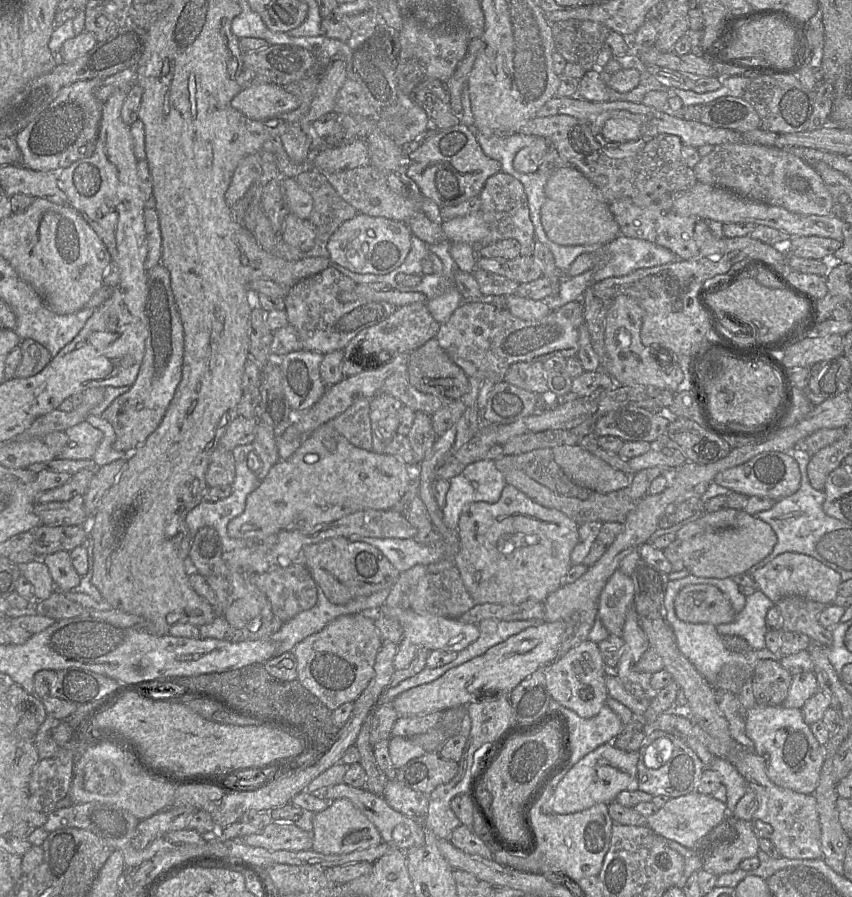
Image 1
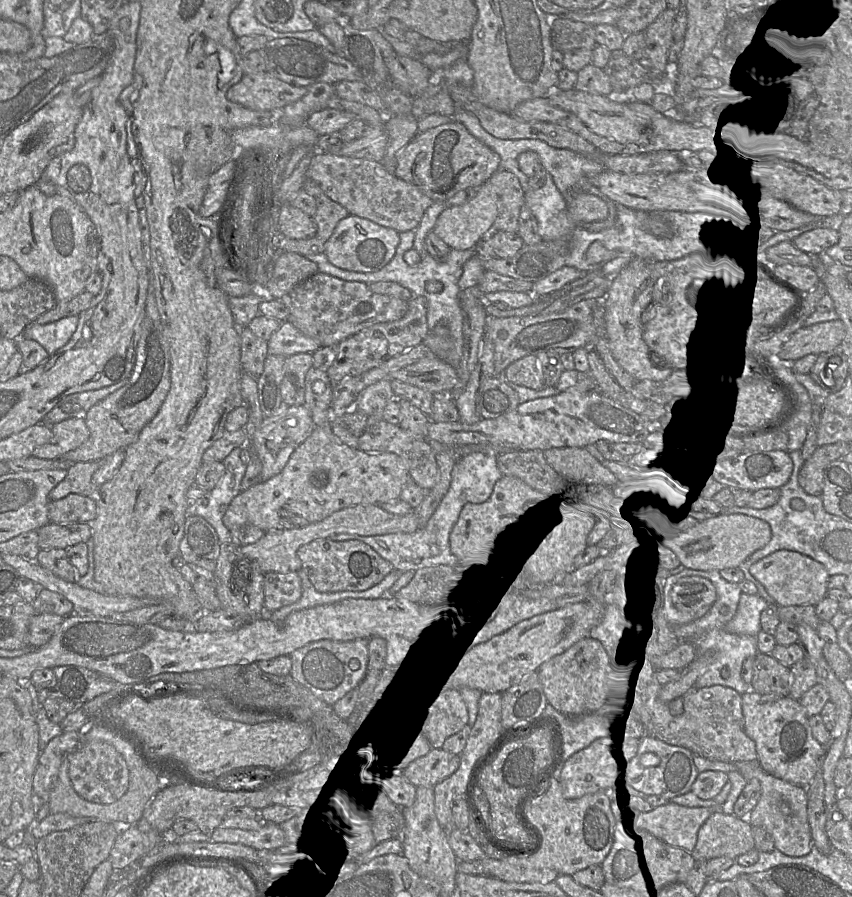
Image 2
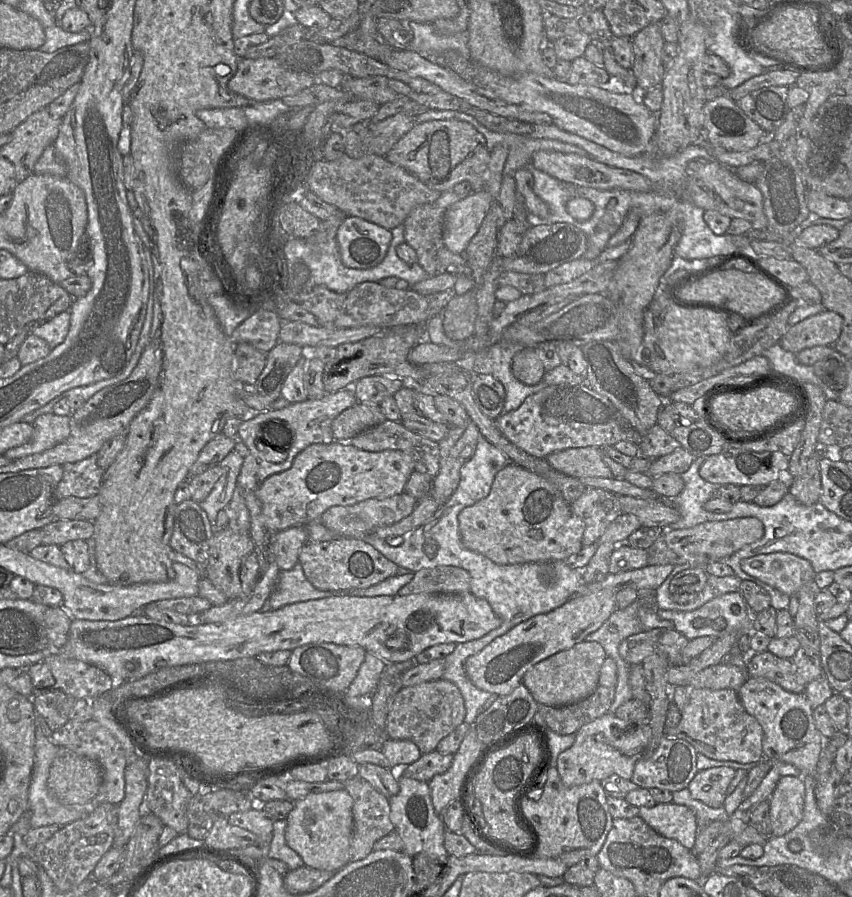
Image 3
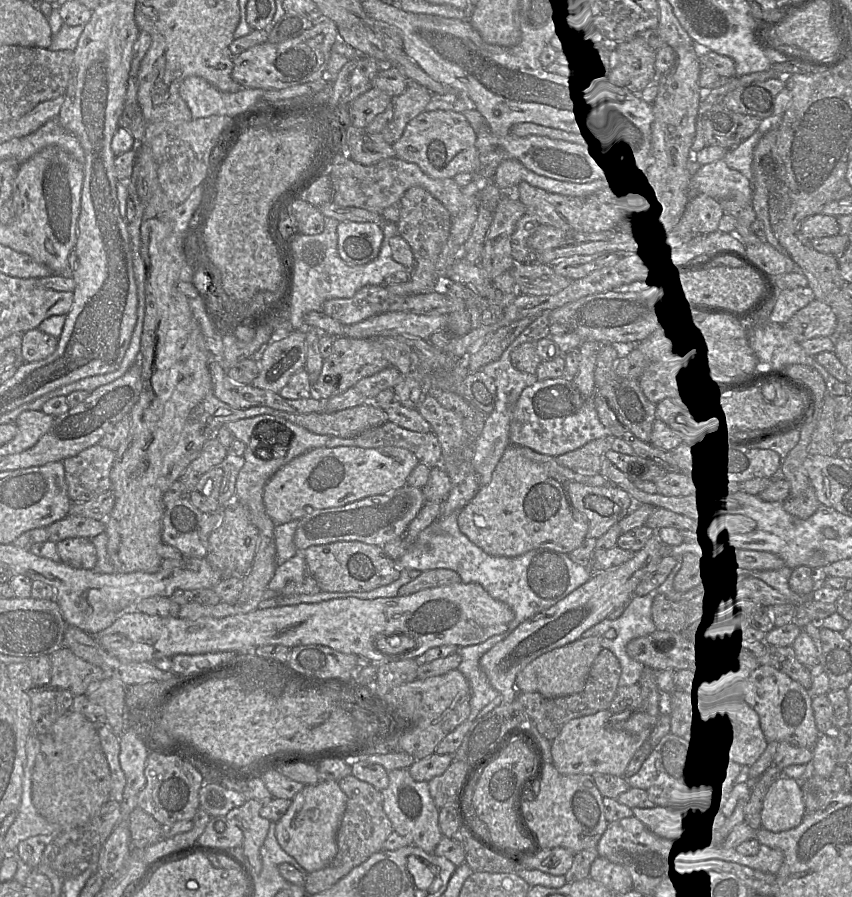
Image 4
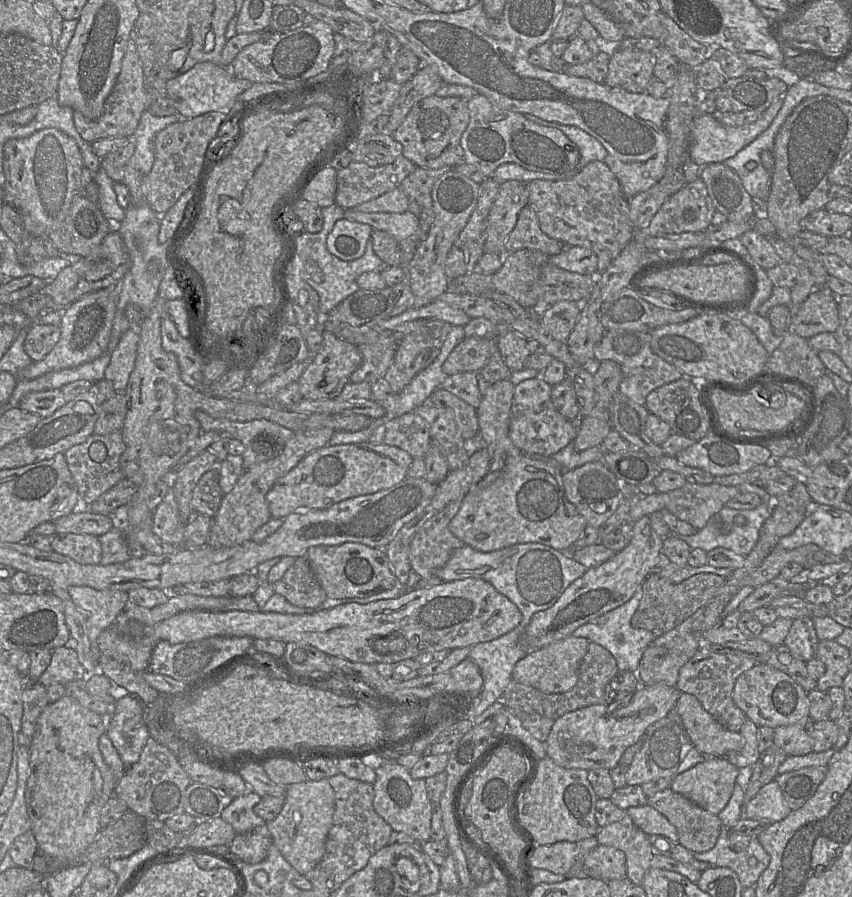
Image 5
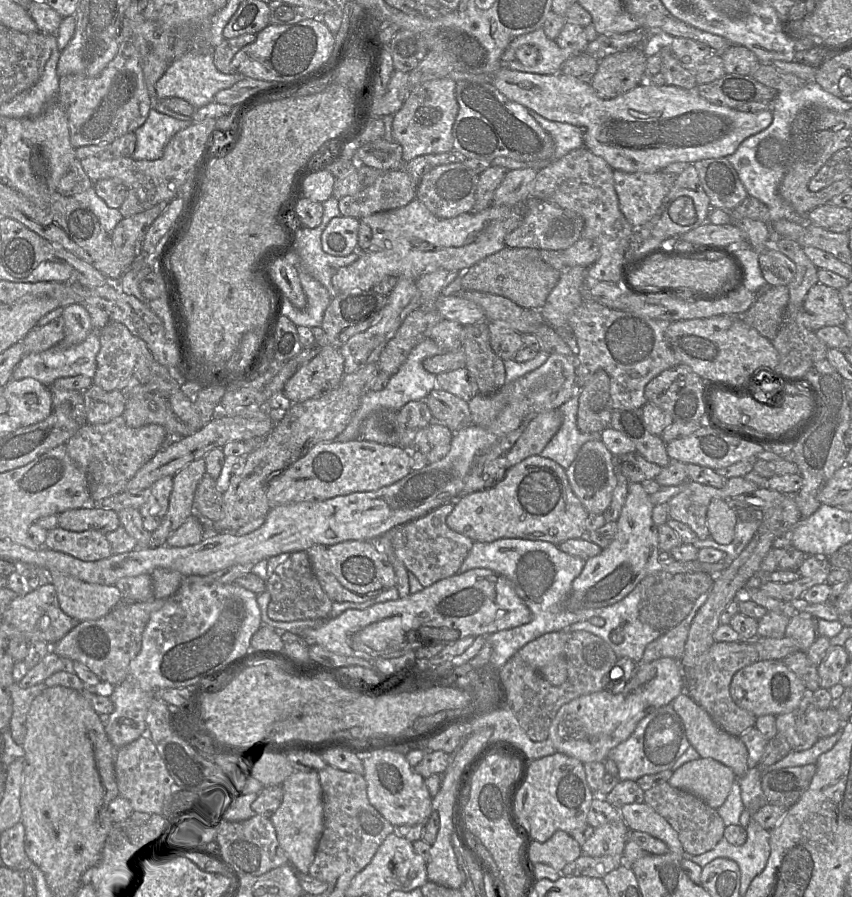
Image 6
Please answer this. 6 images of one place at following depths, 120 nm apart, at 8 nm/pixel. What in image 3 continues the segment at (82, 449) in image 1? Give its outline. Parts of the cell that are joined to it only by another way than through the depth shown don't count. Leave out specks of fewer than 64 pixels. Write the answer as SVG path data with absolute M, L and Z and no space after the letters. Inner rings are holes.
M42 414L32 423L34 432L29 441L8 449L3 456L10 461L41 453L63 442L70 434L70 415Z

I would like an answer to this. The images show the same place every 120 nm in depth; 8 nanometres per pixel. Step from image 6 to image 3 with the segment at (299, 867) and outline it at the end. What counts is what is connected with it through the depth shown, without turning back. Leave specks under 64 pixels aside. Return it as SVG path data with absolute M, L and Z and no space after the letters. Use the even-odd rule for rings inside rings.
M345 790L311 793L296 800L295 807L288 814L285 840L287 845L300 855L304 865L332 872L337 872L350 862L350 846L353 833L353 798Z

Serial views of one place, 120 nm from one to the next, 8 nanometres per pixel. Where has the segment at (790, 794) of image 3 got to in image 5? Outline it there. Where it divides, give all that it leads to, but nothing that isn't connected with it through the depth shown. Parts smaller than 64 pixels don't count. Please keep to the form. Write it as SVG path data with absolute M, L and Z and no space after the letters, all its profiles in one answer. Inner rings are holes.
M774 780L764 785L746 804L745 817L772 824L786 818L791 811L783 799L778 783Z

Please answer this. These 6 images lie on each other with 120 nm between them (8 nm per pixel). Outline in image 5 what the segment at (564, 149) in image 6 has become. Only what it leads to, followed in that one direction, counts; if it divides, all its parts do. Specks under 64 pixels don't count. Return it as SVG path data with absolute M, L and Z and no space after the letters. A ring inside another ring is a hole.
M525 114L527 120L536 124L556 128L565 134L578 148L580 159L578 170L592 161L604 162L607 156L605 147L593 136L576 126L562 125L557 122L549 122L532 114Z

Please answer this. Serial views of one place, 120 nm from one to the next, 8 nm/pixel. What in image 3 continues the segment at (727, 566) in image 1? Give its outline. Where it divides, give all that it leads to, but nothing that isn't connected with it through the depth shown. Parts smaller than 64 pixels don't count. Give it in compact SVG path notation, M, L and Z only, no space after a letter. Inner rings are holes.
M739 517L722 521L709 521L686 529L665 529L664 537L667 546L673 550L678 557L677 564L695 563L705 565L710 561L720 561L728 558L751 544L764 535L763 523L756 517Z

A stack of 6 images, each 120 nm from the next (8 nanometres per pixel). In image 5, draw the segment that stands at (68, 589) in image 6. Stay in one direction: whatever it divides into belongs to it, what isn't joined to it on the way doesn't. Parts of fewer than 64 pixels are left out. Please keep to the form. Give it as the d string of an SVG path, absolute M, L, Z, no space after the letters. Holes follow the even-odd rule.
M72 586L68 592L74 604L87 617L91 654L98 667L100 658L98 637L122 617L129 605L128 592L102 591L88 586Z

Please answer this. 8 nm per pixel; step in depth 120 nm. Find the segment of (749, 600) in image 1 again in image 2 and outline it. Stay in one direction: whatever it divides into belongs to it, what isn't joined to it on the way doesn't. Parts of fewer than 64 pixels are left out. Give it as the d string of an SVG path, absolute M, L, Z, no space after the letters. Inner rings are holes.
M741 593L737 611L726 624L725 630L732 634L756 637L761 629L760 617L769 604L759 594Z

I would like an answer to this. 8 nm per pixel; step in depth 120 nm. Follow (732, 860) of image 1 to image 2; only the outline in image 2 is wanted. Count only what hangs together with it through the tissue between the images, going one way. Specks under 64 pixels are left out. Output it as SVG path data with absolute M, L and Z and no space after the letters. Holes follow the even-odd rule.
M714 811L698 831L697 843L691 854L695 860L710 860L716 857L729 857L734 860L738 856L755 848L752 825L747 818L739 818L734 814Z

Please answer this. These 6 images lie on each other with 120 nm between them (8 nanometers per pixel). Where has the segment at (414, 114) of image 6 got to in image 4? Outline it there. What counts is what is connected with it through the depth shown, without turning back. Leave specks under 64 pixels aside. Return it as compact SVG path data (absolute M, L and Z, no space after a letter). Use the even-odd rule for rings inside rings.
M451 110L423 111L410 120L401 137L392 144L395 157L417 164L432 178L453 178L458 173L477 173L480 169L476 148L477 133L463 113Z

